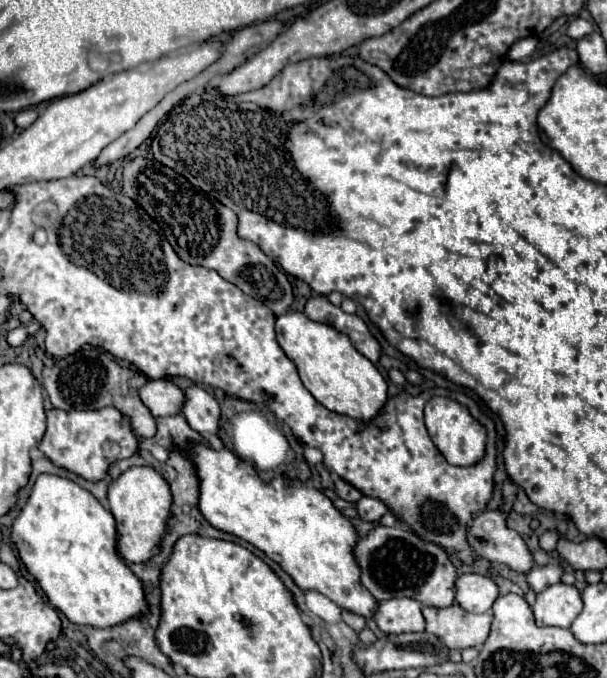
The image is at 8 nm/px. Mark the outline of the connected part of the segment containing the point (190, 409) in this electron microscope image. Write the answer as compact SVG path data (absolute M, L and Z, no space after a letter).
M189 386L183 390L183 406L181 414L185 416L187 424L191 424L193 430L197 432L211 432L217 434L217 424L219 424L219 402L205 392L199 386Z

